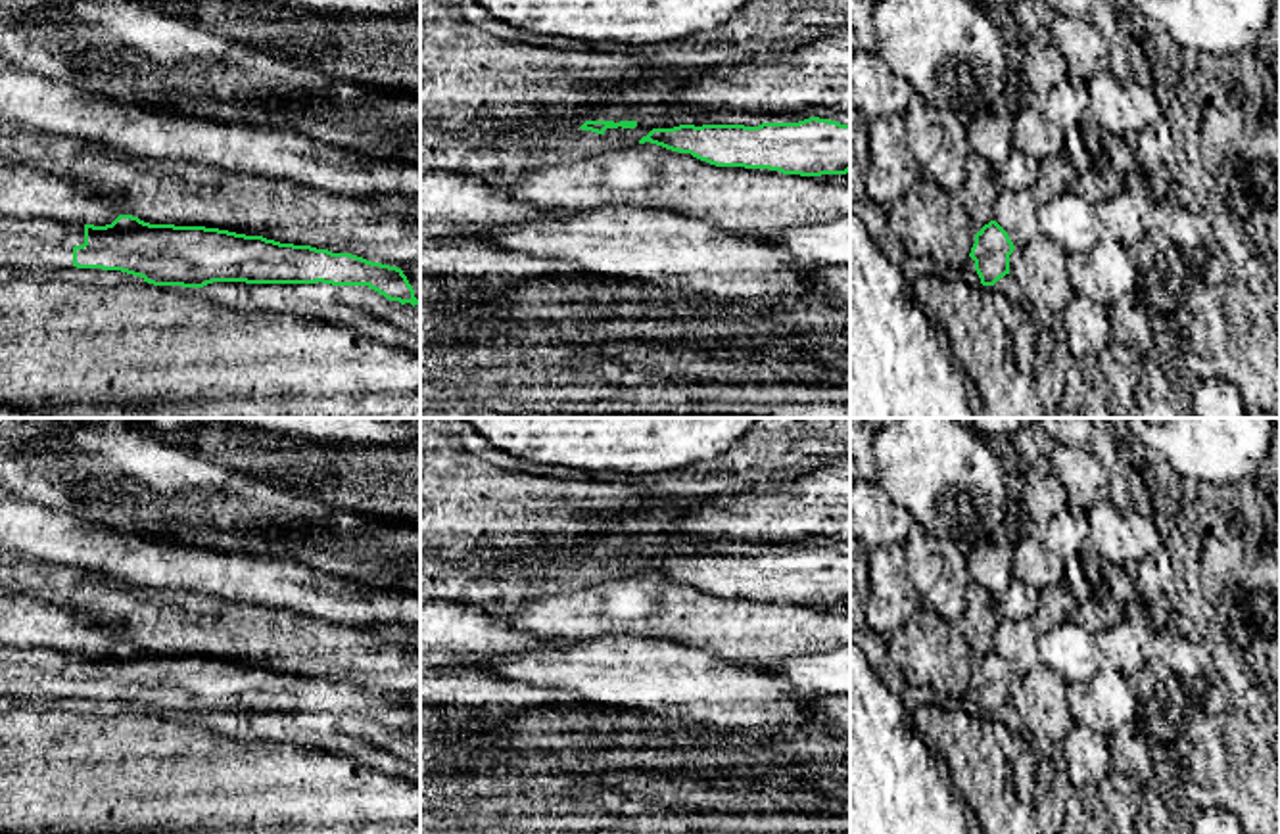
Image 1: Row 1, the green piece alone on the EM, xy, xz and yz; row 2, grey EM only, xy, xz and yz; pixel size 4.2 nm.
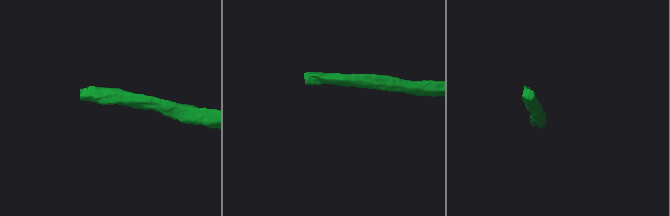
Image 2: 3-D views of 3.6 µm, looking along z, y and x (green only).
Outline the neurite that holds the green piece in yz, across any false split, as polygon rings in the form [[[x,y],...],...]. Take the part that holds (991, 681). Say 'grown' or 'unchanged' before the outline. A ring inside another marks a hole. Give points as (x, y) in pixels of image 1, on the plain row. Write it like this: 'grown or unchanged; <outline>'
unchanged; [[[990,650],[975,663],[969,686],[975,690],[975,700],[983,715],[994,715],[1009,704],[1009,684],[1013,679],[1013,671],[996,650]]]

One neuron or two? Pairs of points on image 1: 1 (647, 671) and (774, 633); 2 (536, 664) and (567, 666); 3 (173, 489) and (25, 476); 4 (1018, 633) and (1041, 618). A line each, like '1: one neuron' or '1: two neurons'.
1: two neurons
2: one neuron
3: one neuron
4: two neurons

